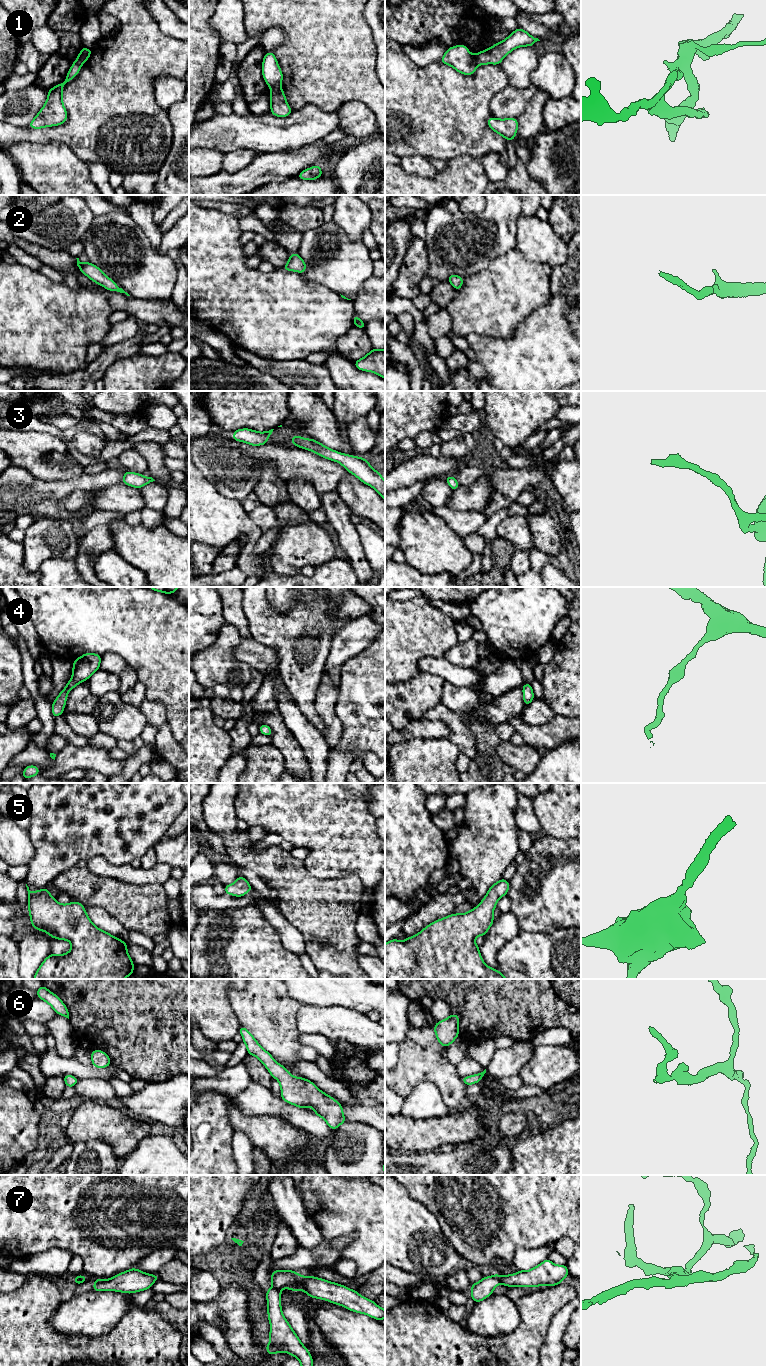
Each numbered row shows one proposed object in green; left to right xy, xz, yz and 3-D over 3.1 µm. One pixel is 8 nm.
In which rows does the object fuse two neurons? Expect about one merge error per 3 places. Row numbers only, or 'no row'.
1, 7

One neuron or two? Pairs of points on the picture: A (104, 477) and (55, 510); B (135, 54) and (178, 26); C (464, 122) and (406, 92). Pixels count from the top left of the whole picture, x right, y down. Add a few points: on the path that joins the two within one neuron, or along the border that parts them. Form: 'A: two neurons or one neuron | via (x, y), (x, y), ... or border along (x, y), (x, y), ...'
A: one neuron | via (89, 483), (69, 485), (59, 495)
B: two neurons | border along (151, 15), (163, 33), (178, 40)
C: one neuron | via (450, 120), (443, 114), (424, 110), (420, 106)

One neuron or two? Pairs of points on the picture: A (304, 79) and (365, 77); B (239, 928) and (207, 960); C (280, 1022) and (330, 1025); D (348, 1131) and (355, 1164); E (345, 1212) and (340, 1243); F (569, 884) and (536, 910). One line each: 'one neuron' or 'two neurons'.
A: one neuron
B: one neuron
C: two neurons
D: one neuron
E: two neurons
F: one neuron

